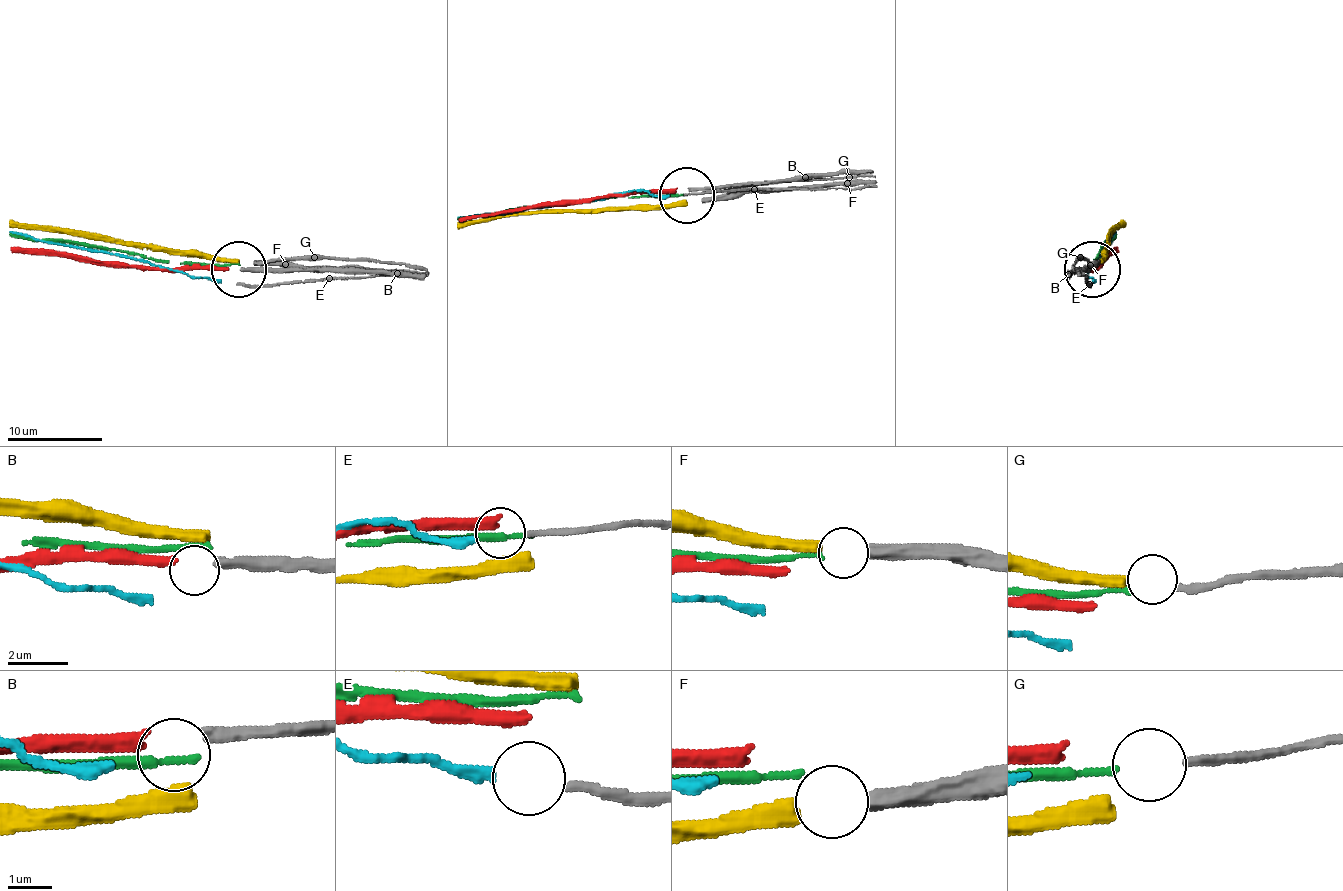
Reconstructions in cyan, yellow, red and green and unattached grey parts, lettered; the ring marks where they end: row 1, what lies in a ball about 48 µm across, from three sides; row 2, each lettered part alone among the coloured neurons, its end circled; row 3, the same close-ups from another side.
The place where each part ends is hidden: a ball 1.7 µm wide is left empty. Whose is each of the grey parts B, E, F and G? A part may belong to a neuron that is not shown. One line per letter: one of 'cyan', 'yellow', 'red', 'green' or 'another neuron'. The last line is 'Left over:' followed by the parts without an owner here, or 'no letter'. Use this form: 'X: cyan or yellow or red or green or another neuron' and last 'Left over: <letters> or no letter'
B: red
E: cyan
F: yellow
G: green
Left over: no letter

